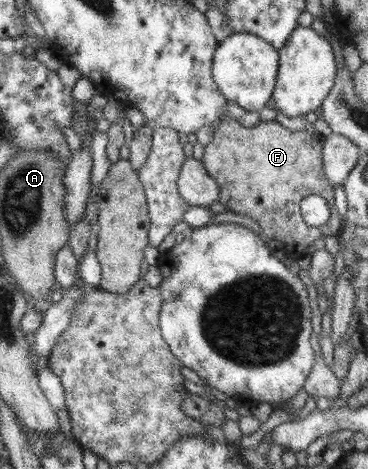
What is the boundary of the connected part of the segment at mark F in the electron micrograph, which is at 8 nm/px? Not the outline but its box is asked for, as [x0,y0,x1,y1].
[202,115,343,260]

